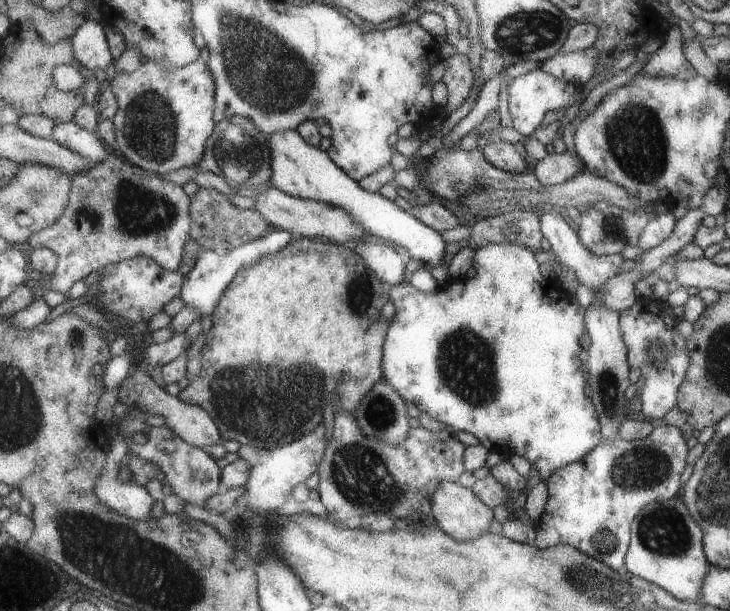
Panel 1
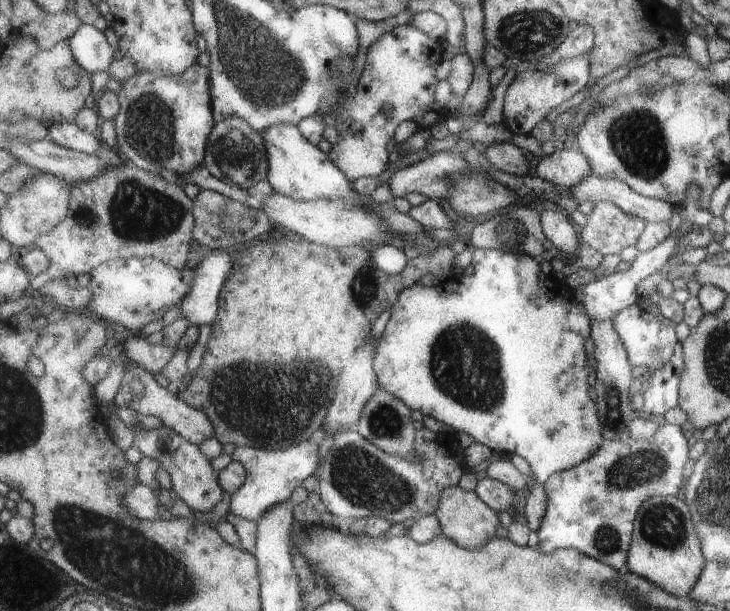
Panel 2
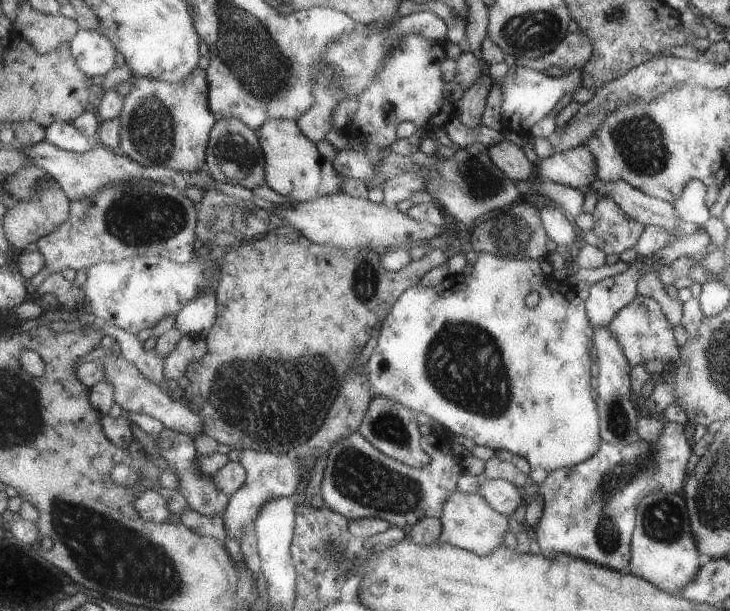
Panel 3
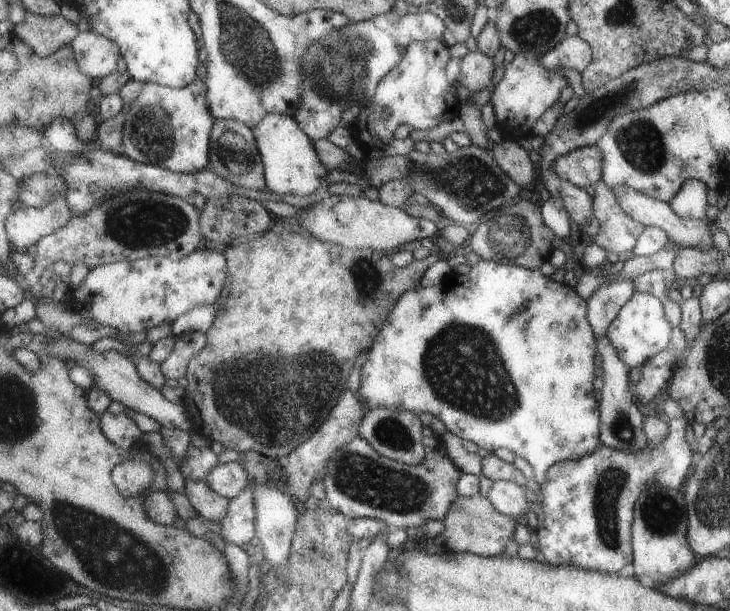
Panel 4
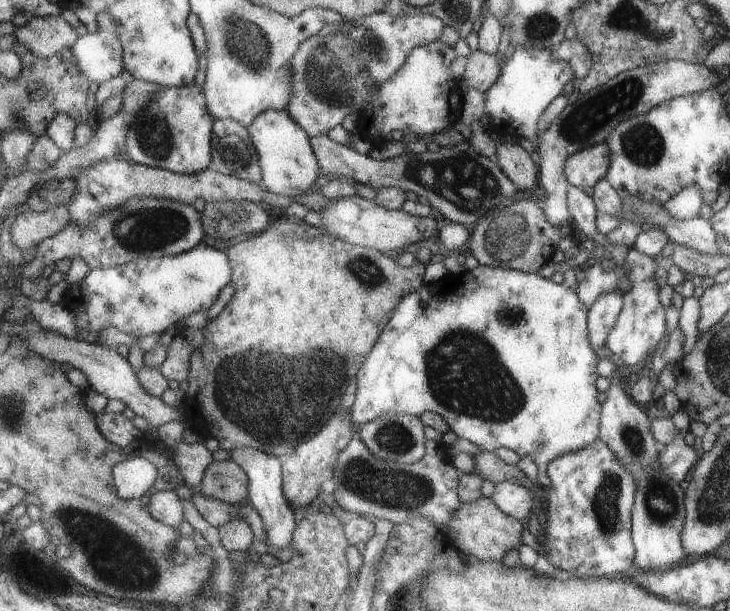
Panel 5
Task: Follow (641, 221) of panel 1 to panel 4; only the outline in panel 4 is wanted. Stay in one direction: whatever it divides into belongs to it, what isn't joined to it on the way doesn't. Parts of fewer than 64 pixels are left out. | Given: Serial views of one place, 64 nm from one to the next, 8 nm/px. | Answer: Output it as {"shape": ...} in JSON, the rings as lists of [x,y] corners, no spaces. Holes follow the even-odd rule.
{"shape":[[[599,182],[593,188],[595,194],[591,214],[599,222],[599,230],[595,238],[591,238],[591,244],[605,248],[607,254],[621,254],[631,250],[645,226],[621,210],[615,192],[609,186]]]}

